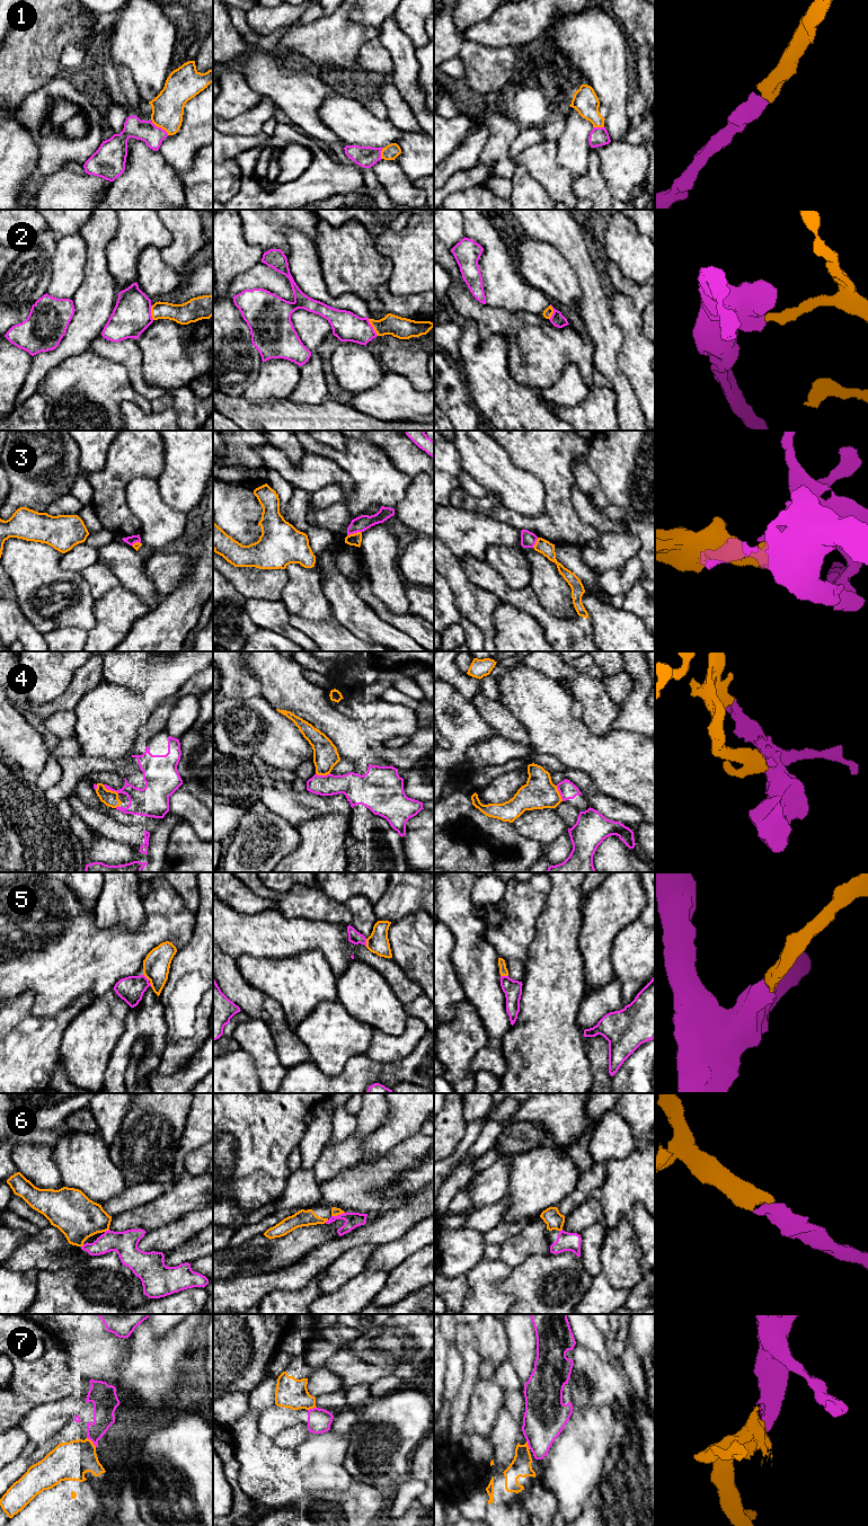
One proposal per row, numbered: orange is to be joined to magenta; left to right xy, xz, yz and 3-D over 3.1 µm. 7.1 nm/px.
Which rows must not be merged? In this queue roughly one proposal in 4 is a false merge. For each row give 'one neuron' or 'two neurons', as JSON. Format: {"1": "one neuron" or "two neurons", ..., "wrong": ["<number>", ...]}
{"1": "one neuron", "2": "two neurons", "3": "two neurons", "4": "one neuron", "5": "one neuron", "6": "one neuron", "7": "two neurons", "wrong": ["2", "3", "7"]}

